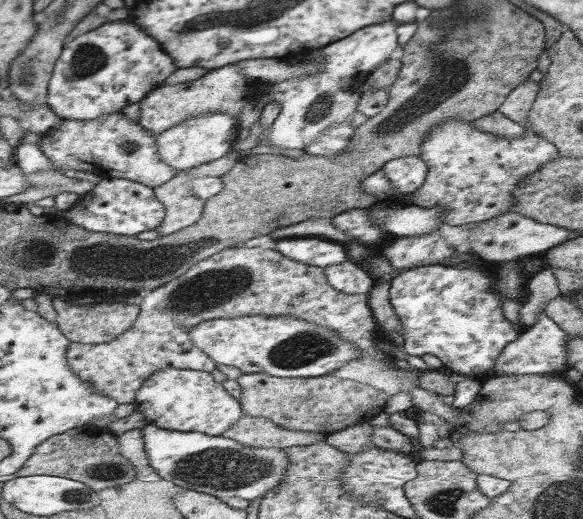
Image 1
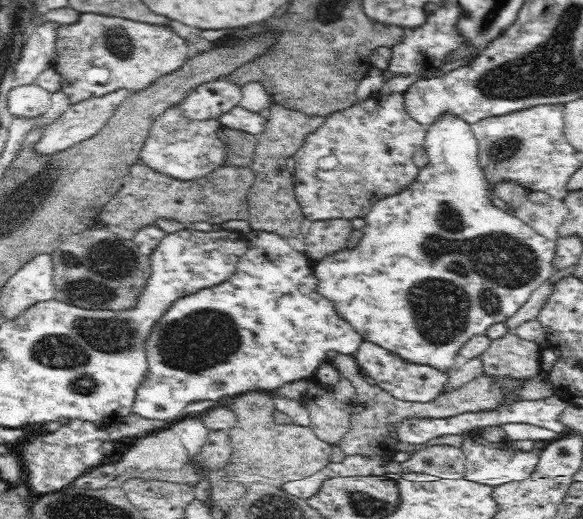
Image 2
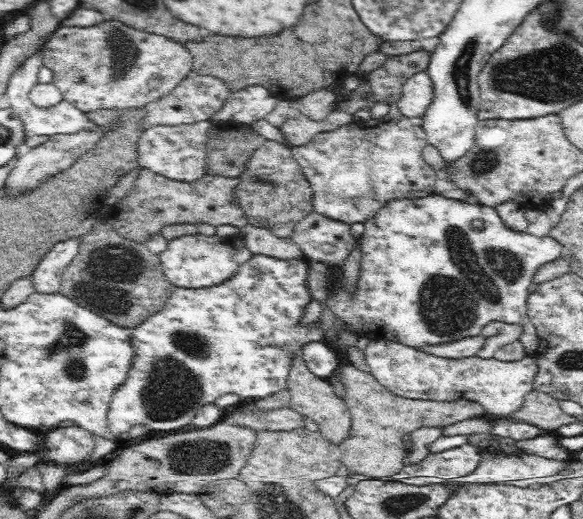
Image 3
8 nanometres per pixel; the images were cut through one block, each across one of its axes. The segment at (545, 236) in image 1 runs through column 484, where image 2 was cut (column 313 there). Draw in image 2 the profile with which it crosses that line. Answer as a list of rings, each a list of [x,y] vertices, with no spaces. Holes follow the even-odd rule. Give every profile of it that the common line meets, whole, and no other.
[[[346,219],[312,221],[304,239],[304,253],[313,262],[322,260],[322,256],[344,249],[352,230],[352,223]]]

